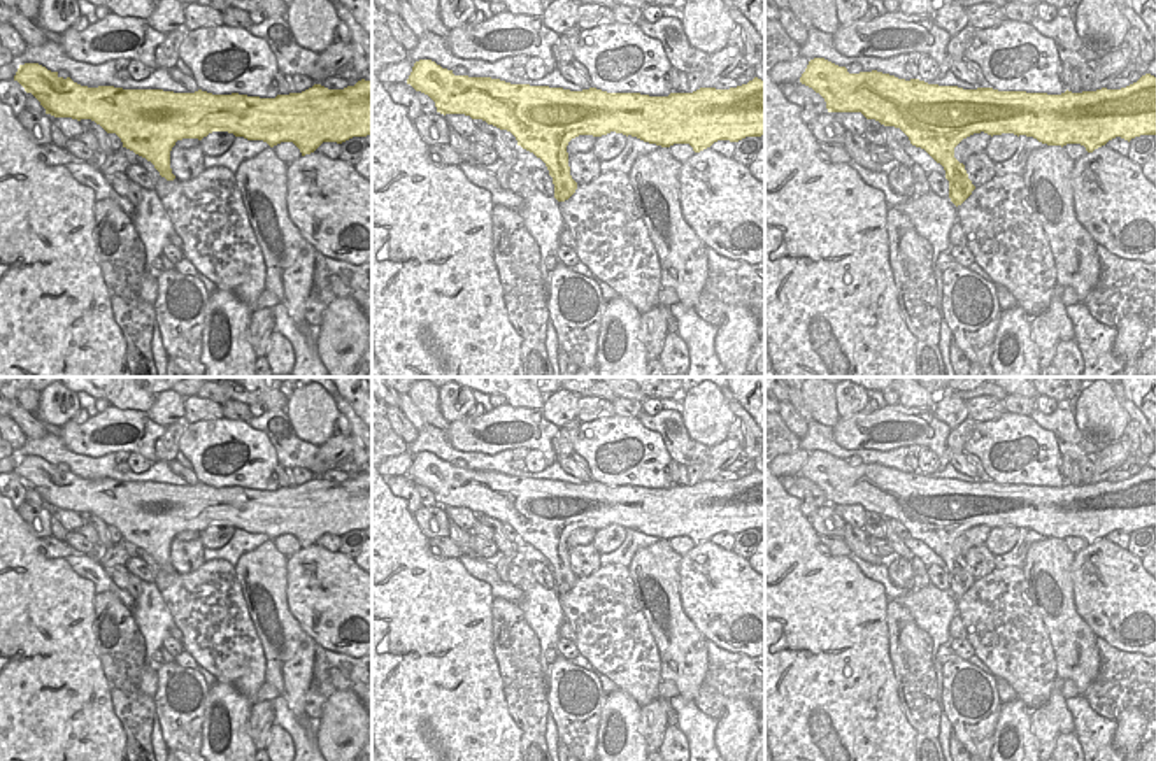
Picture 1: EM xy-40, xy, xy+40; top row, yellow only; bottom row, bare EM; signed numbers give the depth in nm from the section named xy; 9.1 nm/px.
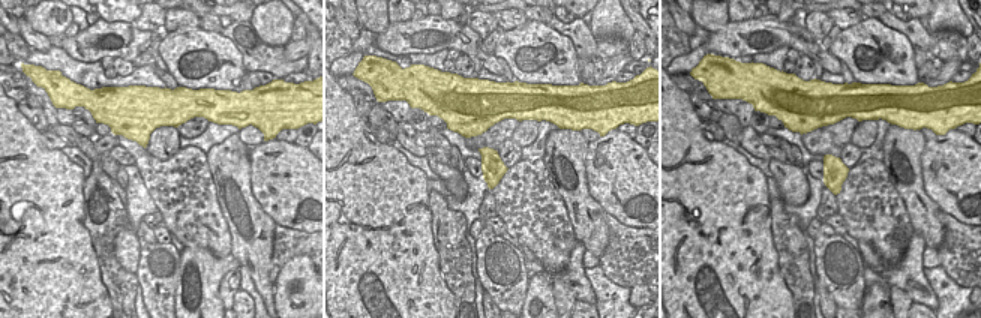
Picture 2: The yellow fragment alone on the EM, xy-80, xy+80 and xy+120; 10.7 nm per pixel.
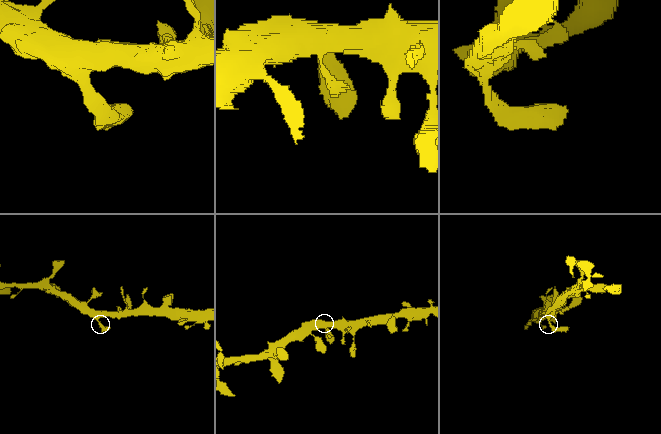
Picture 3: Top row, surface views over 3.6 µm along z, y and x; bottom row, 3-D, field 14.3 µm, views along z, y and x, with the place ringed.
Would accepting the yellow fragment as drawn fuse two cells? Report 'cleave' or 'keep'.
keep

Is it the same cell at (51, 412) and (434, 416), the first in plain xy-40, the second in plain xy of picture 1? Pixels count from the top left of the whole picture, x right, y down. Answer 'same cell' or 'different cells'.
different cells

